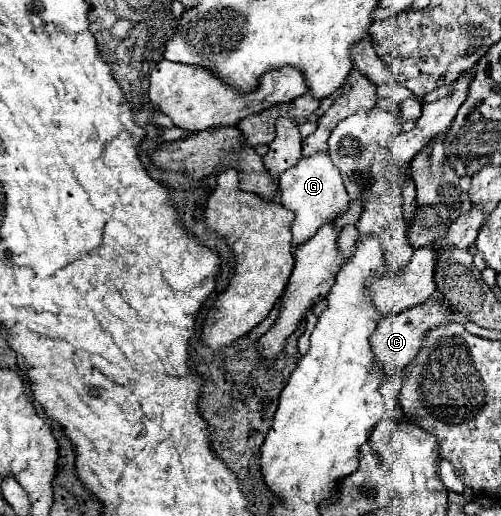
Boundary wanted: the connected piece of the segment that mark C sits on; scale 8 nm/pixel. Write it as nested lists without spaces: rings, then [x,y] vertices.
[[[428,299],[428,303],[422,303],[418,307],[410,307],[402,313],[396,313],[392,317],[382,319],[382,323],[378,325],[378,331],[372,335],[370,341],[374,347],[376,361],[382,363],[386,375],[392,377],[400,369],[404,369],[418,355],[428,331],[432,331],[434,327],[442,327],[446,323],[454,323],[456,321],[454,315],[456,315],[456,311],[450,311],[440,299]]]

